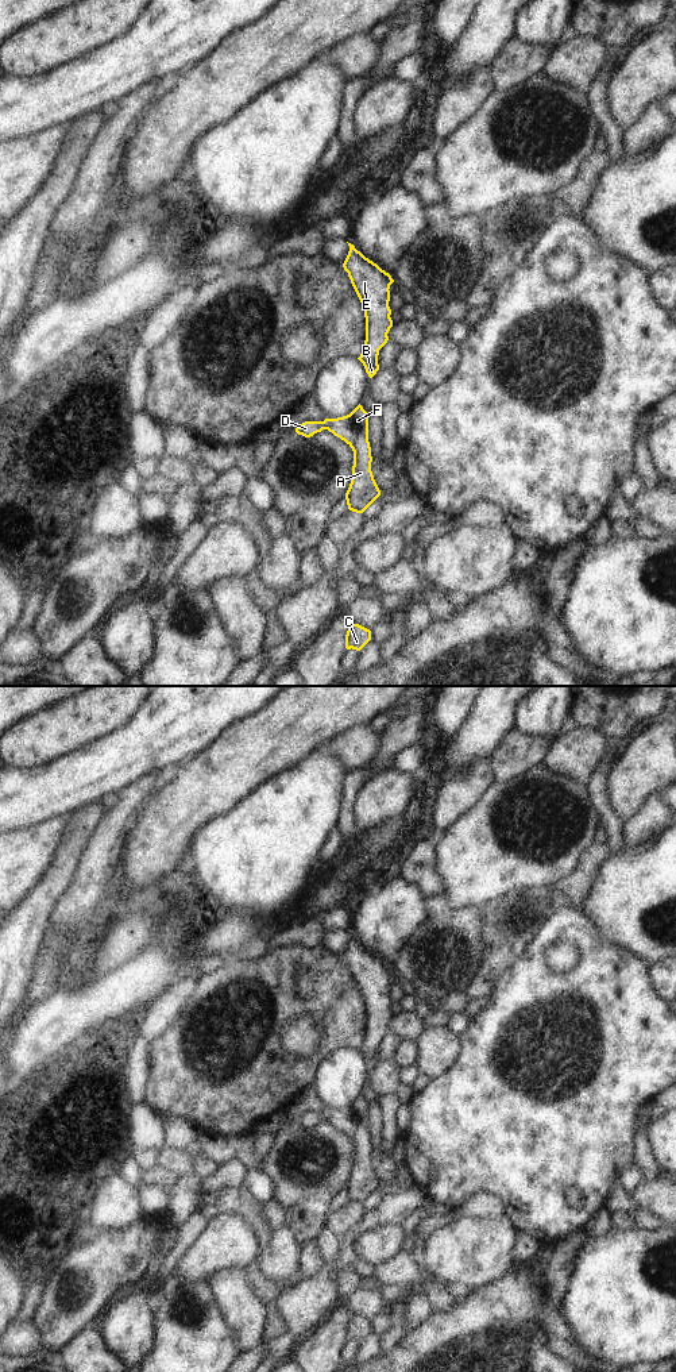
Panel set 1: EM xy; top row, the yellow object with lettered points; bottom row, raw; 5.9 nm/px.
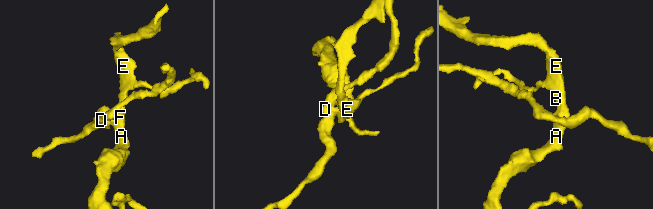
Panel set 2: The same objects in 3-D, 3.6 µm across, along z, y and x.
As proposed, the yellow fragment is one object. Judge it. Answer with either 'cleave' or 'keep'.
cleave

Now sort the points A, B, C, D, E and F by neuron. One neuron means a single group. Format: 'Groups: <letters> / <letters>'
Groups: A B C E F / D.

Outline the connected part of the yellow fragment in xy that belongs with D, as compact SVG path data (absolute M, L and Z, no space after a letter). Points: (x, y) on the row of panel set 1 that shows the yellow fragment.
M305 421L300 425L297 425L295 432L305 438L310 438L314 433L321 432L322 429L325 429L322 421Z

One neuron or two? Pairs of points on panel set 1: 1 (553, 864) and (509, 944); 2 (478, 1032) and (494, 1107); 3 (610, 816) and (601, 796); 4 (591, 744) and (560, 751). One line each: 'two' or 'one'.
1: two
2: one
3: one
4: one

